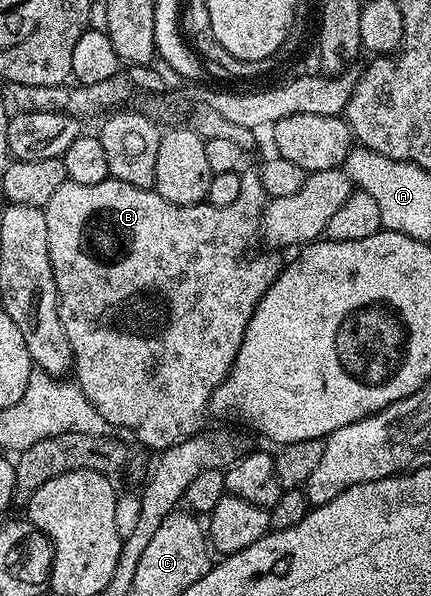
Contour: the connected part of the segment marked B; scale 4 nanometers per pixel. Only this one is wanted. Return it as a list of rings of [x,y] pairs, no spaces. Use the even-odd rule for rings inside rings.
[[[246,171],[241,177],[243,182],[243,190],[239,190],[239,198],[235,198],[235,202],[231,202],[231,206],[211,206],[208,202],[204,204],[196,204],[195,206],[179,206],[178,204],[172,204],[162,198],[155,190],[147,188],[140,188],[139,186],[133,186],[122,180],[108,179],[103,182],[95,182],[94,184],[84,184],[83,182],[75,182],[66,178],[63,182],[63,186],[59,186],[59,190],[55,190],[55,194],[51,194],[51,198],[45,203],[45,217],[47,218],[47,246],[49,247],[49,257],[51,258],[51,266],[53,267],[53,273],[55,274],[55,286],[57,287],[57,298],[61,306],[61,321],[63,322],[63,330],[67,334],[67,338],[71,342],[71,350],[73,351],[73,368],[77,376],[75,375],[75,383],[83,390],[85,397],[90,400],[95,406],[95,410],[99,410],[99,414],[103,414],[103,418],[114,429],[129,428],[133,432],[134,437],[138,441],[142,440],[149,448],[157,448],[156,450],[164,450],[170,448],[171,445],[177,444],[180,440],[185,440],[189,436],[195,436],[198,432],[202,431],[203,425],[201,424],[205,420],[205,412],[207,416],[207,409],[210,407],[213,399],[213,391],[219,387],[222,380],[229,375],[233,370],[233,363],[237,357],[237,351],[239,346],[243,342],[243,334],[247,330],[249,325],[249,319],[251,314],[256,310],[257,303],[263,298],[263,294],[272,284],[275,282],[275,278],[281,272],[283,267],[283,260],[280,260],[278,253],[273,250],[265,250],[269,252],[261,252],[258,256],[245,256],[249,252],[249,247],[253,244],[253,239],[258,239],[261,230],[261,213],[265,211],[265,205],[267,203],[267,193],[265,187],[261,185],[261,177],[256,171]],[[145,260],[177,260],[177,276],[153,276],[153,278],[145,278]]]

